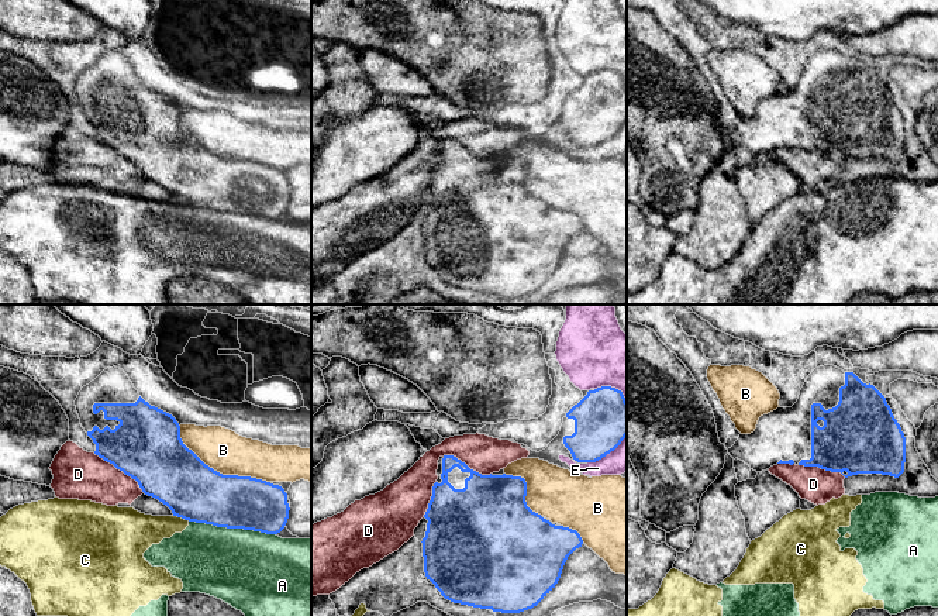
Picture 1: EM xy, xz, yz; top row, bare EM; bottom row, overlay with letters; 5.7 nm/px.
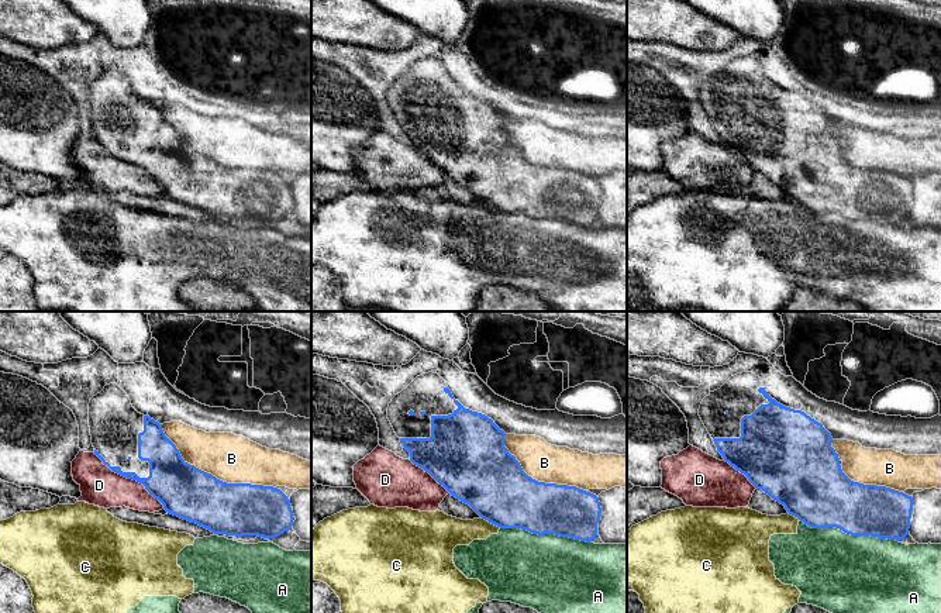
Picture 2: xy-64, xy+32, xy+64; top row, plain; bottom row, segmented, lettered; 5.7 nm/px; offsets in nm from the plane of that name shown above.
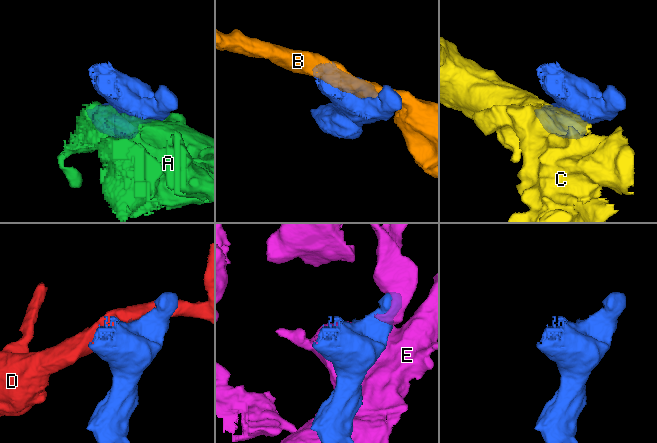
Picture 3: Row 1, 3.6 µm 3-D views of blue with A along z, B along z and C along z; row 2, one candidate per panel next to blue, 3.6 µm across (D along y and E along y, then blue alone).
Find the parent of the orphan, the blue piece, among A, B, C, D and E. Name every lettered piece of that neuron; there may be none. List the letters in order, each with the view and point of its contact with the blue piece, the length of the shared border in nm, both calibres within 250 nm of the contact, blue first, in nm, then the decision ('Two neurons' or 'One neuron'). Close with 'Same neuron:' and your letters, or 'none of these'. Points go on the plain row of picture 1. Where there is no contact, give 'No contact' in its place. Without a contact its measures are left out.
A: Touches blue at xy (233, 212). Shared border 500 nm. Thickness 320 nm (blue) against 440 nm. Two neurons
B: Touches blue at xy (219, 157). Shared border 600 nm. Thickness 340 nm (blue) against 240 nm. Two neurons
C: Touches blue at xy (180, 200). Shared border 110 nm. Thickness 340 nm (blue) against 200 nm. Two neurons
D: Touches blue at xy (120, 154). Shared border 380 nm. Thickness 400 nm (blue) against 280 nm. Two neurons
E: Touches blue at xz (607, 137). Shared border 280 nm. Thickness 320 nm (blue) against 160 nm. Two neurons
Same neuron: none of these

